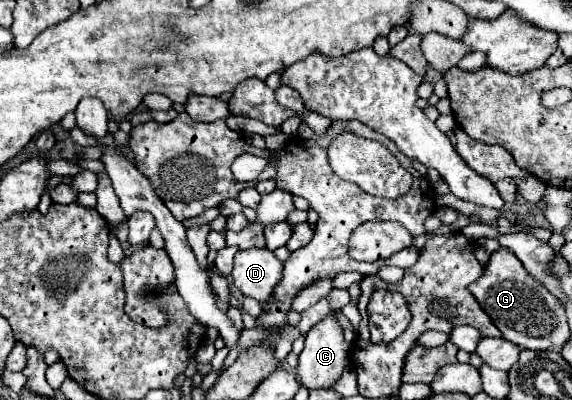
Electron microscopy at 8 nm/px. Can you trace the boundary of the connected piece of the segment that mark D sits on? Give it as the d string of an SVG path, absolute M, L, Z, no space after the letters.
M268 248L240 250L234 256L232 278L244 296L266 304L272 296L276 280L282 278L282 268L282 262Z

